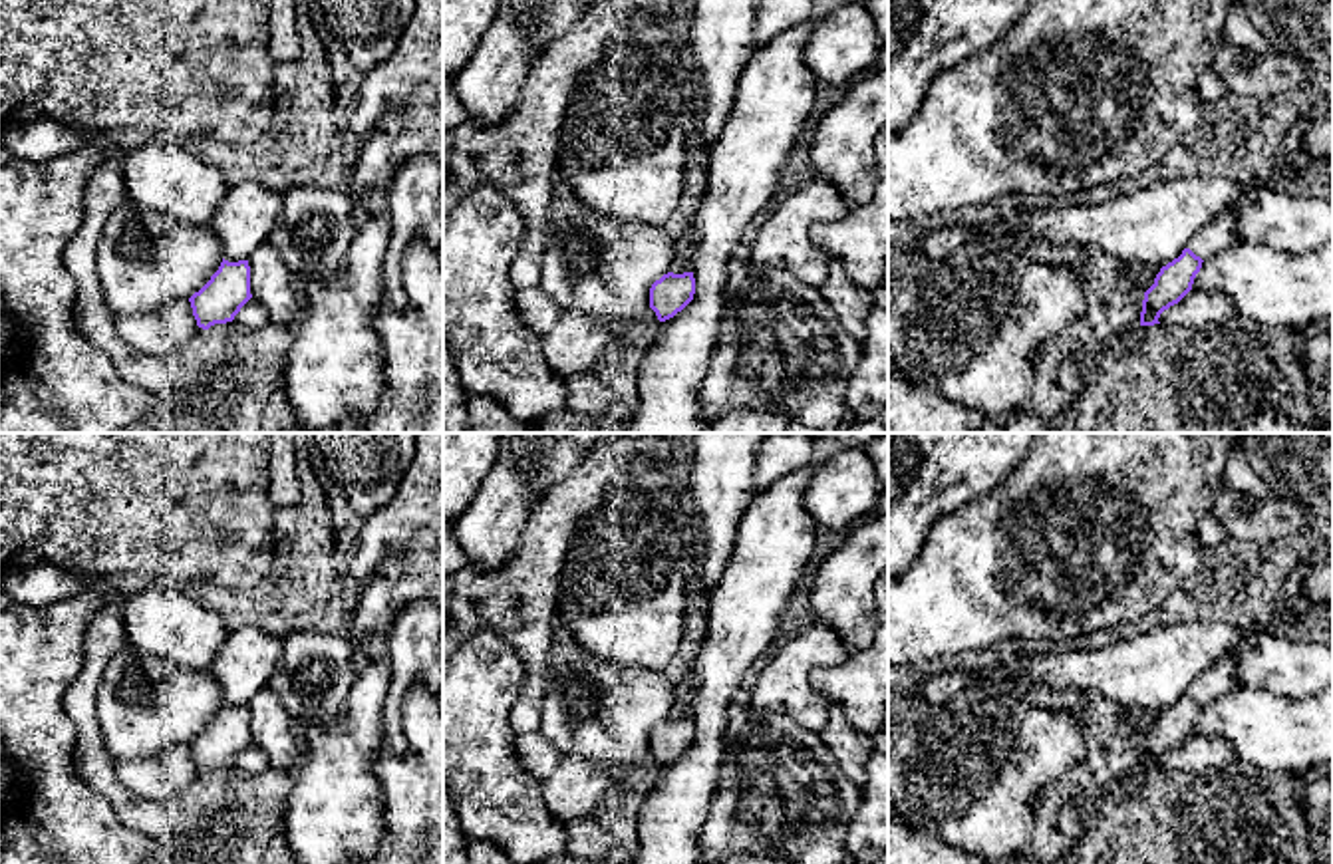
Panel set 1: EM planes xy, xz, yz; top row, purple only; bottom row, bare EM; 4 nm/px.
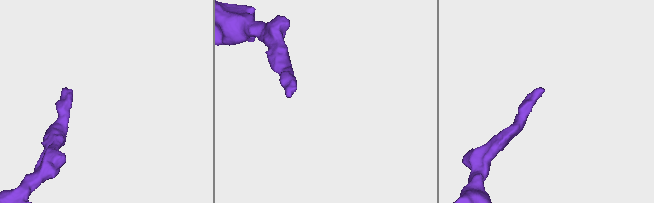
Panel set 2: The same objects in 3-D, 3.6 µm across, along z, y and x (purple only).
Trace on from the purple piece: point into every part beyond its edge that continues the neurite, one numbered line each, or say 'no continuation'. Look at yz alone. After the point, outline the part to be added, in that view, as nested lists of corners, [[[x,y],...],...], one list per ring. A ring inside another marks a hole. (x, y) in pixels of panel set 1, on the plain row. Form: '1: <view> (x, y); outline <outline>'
1: yz (1218, 680); outline [[[1236,649],[1194,677],[1188,691],[1196,701],[1210,703],[1242,687],[1236,671]]]

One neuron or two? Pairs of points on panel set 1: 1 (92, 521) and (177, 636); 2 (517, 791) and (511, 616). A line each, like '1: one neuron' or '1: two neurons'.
1: two neurons
2: two neurons

